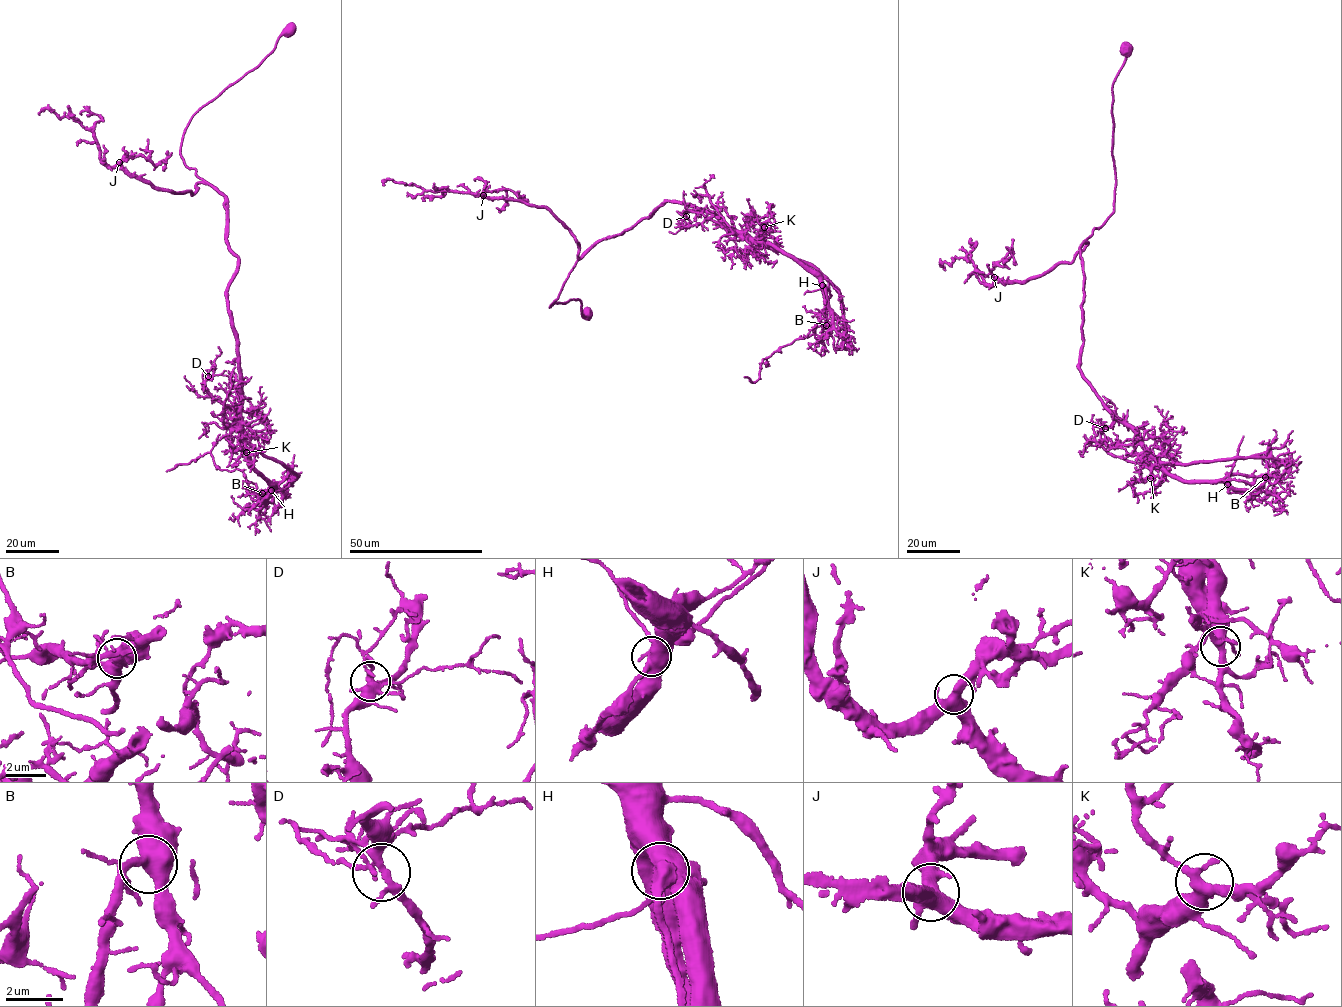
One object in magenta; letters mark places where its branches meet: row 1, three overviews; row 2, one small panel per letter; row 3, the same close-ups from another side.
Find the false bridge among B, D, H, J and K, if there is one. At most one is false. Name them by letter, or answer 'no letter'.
H

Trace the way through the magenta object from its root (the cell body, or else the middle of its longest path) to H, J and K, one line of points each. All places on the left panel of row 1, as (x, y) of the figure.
H: (290, 30), (193, 115), (180, 148), (225, 198), (242, 438), (271, 490)
J: (290, 30), (265, 59), (190, 119), (180, 155), (204, 181), (192, 194), (151, 186), (128, 175), (119, 162)
K: (290, 30), (193, 115), (180, 148), (186, 166), (225, 198), (227, 248), (237, 258), (227, 300), (246, 452)

